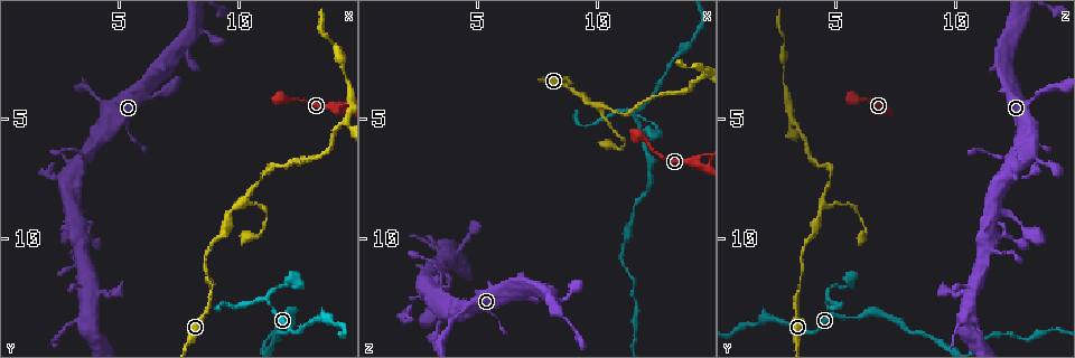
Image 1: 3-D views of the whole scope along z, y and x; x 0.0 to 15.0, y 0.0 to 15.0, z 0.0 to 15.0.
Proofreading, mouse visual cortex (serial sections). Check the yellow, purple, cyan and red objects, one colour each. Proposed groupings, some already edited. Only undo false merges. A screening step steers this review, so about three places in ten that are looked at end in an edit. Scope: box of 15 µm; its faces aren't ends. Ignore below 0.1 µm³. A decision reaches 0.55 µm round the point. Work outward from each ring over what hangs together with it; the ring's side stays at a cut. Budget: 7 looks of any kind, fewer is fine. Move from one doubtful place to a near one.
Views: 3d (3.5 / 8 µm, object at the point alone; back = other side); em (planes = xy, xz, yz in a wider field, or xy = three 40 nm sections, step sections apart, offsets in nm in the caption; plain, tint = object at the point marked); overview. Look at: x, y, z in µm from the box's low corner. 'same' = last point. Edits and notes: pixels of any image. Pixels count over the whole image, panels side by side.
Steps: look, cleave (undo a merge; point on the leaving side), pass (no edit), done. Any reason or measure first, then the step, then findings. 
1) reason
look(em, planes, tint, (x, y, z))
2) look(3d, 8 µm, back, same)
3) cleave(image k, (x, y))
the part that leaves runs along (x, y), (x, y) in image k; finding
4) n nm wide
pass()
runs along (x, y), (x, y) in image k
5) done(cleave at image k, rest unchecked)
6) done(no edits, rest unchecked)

look(3d, 3.5 µm, (11.2, 12.4, 4.7))

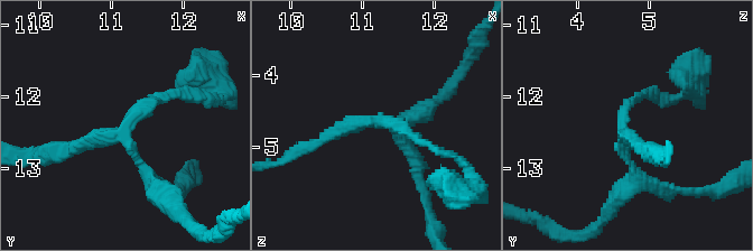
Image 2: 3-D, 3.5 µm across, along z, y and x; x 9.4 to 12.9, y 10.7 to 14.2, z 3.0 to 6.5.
need the tissue
look(em, planes, tint, (11.25, 12.40, 4.60))

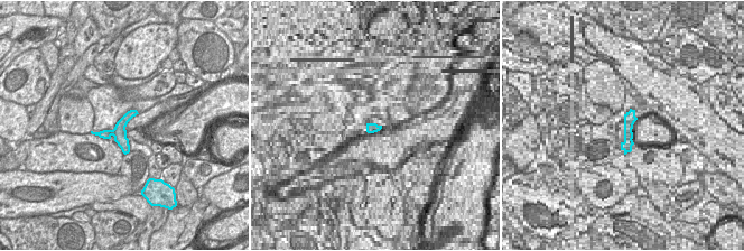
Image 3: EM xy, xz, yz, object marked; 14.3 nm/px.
220 nm wide
pass()
runs along (405, 128), (373, 119), (435, 148) in image 2; continuous, no second cell

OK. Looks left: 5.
look(3d, 8 µm, (10.1, 8.6, 4.4))

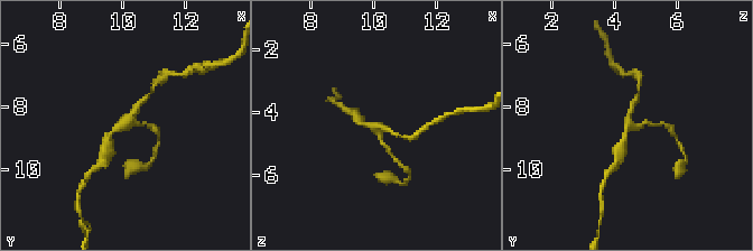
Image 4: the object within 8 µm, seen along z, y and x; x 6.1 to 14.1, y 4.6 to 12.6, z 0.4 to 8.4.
3 arms; arms of 150, 200, 200 nm
look(em, xy, step 3, tint, (10.0, 8.6, 4.5))

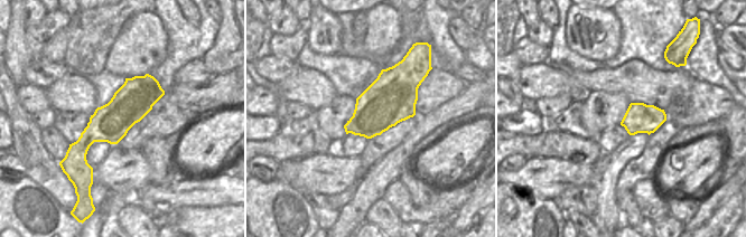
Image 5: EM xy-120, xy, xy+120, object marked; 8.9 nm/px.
pass()
runs along (156, 84), (74, 150) in image 5; all the same cell

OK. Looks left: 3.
thin neck
look(3d, 8 µm, (11.5, 14.1, 12.2))

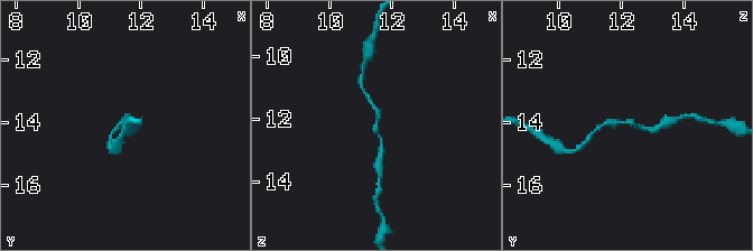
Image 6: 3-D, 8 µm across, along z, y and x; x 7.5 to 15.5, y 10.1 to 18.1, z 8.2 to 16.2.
zoom in
look(3d, 3.5 µm, (11.5, 14.1, 12.2))

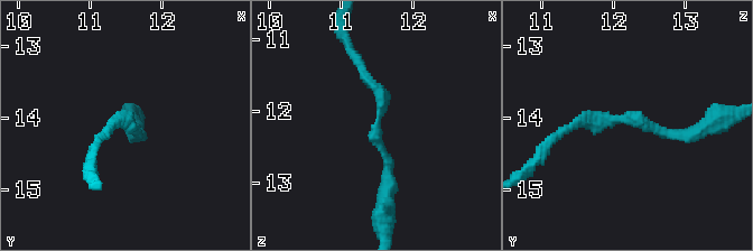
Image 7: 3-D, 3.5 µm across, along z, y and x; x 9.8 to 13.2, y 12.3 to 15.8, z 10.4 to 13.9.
arms of 150, 150 nm
look(em, xy, step 3, tint, (11.55, 14.00, 12.15))

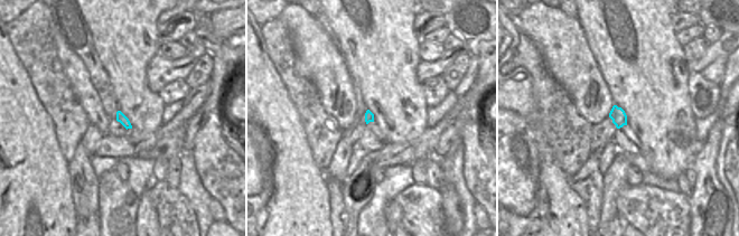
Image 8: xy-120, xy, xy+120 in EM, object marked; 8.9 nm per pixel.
pass()
runs along (565, 131), (634, 118), (691, 135) in image 7; continuous, no second cell

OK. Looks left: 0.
done(no edits, rest unchecked)

